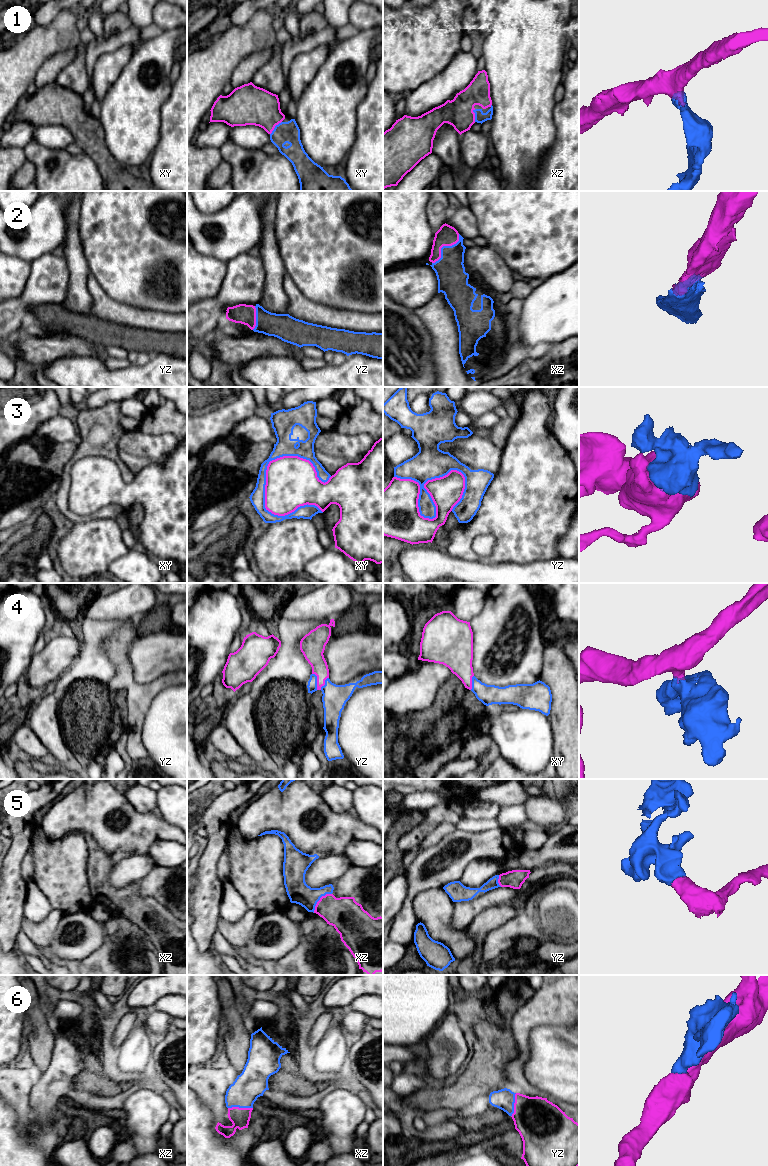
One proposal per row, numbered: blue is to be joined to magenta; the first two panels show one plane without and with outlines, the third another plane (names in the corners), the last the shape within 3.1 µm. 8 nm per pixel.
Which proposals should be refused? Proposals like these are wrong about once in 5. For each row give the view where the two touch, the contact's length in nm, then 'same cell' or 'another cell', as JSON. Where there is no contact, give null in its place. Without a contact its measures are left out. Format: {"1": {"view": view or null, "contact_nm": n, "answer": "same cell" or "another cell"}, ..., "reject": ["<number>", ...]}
{"1": {"view": "xy", "contact_nm": 140, "answer": "same cell"}, "2": {"view": "xz", "contact_nm": 320, "answer": "same cell"}, "3": {"view": "yz", "contact_nm": 600, "answer": "another cell"}, "4": {"view": "yz", "contact_nm": 140, "answer": "same cell"}, "5": {"view": "xz", "contact_nm": 220, "answer": "same cell"}, "6": {"view": "xz", "contact_nm": 200, "answer": "same cell"}, "reject": ["3"]}

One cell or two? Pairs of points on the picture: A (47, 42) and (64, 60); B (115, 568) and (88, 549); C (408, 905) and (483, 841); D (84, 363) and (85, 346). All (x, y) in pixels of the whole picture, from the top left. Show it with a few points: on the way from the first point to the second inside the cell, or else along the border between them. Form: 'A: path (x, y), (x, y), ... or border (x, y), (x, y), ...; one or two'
A: border (74, 46), (56, 52), (39, 68); two
B: border (129, 551), (115, 558), (108, 566), (106, 572); two
C: path (421, 884), (462, 856); one
D: border (64, 358), (92, 356), (104, 361); two

